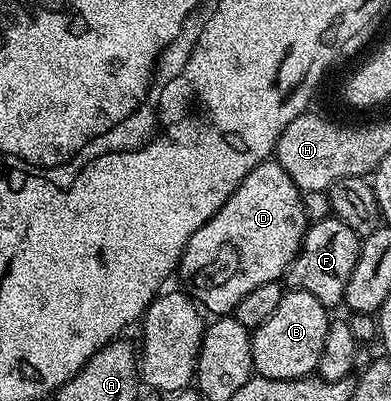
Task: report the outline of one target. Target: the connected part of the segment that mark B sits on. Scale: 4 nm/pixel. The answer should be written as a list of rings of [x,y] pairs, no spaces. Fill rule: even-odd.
[[[287,291],[280,298],[280,306],[276,306],[272,318],[268,318],[264,326],[253,329],[250,341],[255,373],[273,380],[300,380],[311,375],[320,362],[330,321],[328,309],[312,298],[312,294]]]

